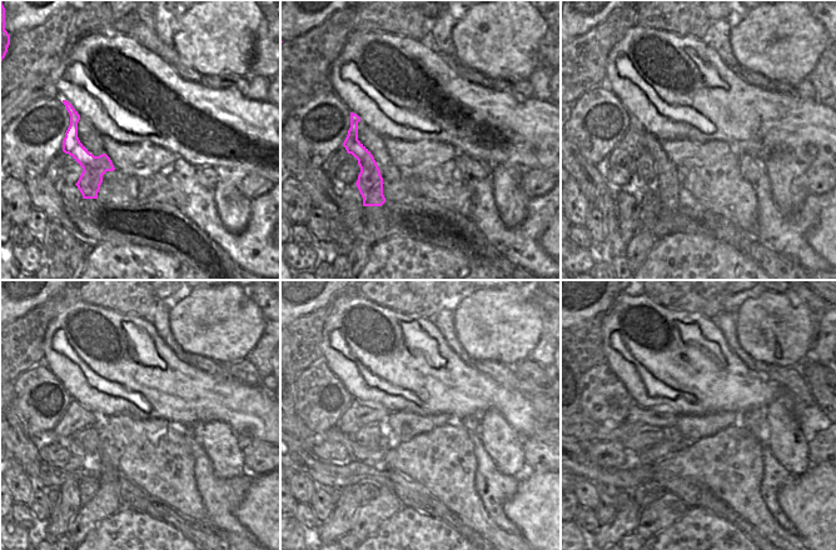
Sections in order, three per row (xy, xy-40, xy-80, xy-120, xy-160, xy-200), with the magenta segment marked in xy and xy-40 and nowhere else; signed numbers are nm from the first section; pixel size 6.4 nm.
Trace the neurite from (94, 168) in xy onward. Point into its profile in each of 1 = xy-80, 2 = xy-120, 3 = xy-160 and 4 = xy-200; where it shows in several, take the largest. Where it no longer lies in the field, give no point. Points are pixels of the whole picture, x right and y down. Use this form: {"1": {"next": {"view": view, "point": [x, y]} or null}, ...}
{"1": {"next": {"view": "xy-80", "point": [646, 178]}}, "2": {"next": {"view": "xy-120", "point": [89, 486]}}, "3": {"next": {"view": "xy-160", "point": [364, 493]}}, "4": {"next": {"view": "xy-200", "point": [645, 494]}}}

